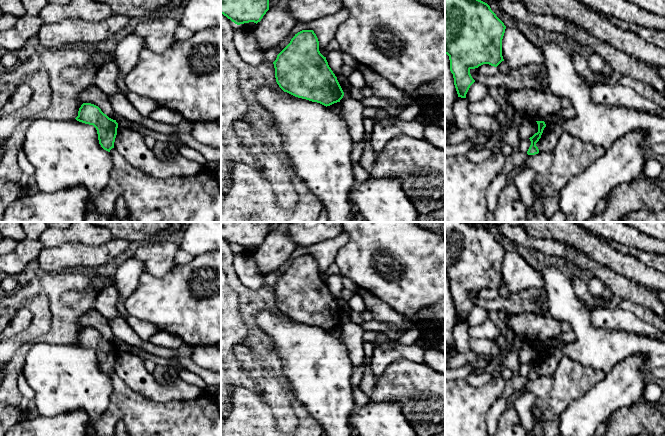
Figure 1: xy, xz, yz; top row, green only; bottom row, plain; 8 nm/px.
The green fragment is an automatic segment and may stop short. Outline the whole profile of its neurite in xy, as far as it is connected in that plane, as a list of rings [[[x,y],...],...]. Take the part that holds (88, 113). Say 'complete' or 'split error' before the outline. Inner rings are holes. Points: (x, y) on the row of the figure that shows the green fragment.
complete; [[[83,103],[75,119],[79,122],[93,125],[96,128],[99,144],[104,150],[110,152],[114,148],[118,123],[104,114],[98,106]]]

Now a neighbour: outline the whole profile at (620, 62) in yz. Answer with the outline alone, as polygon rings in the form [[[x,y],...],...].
[[[498,0],[496,3],[514,21],[534,25],[546,32],[556,33],[571,44],[581,46],[586,54],[600,55],[612,68],[612,71],[643,82],[659,94],[663,94],[665,91],[665,82],[656,70],[650,68],[645,62],[595,38],[582,27],[567,22],[562,17],[535,14],[527,10],[521,2]]]

